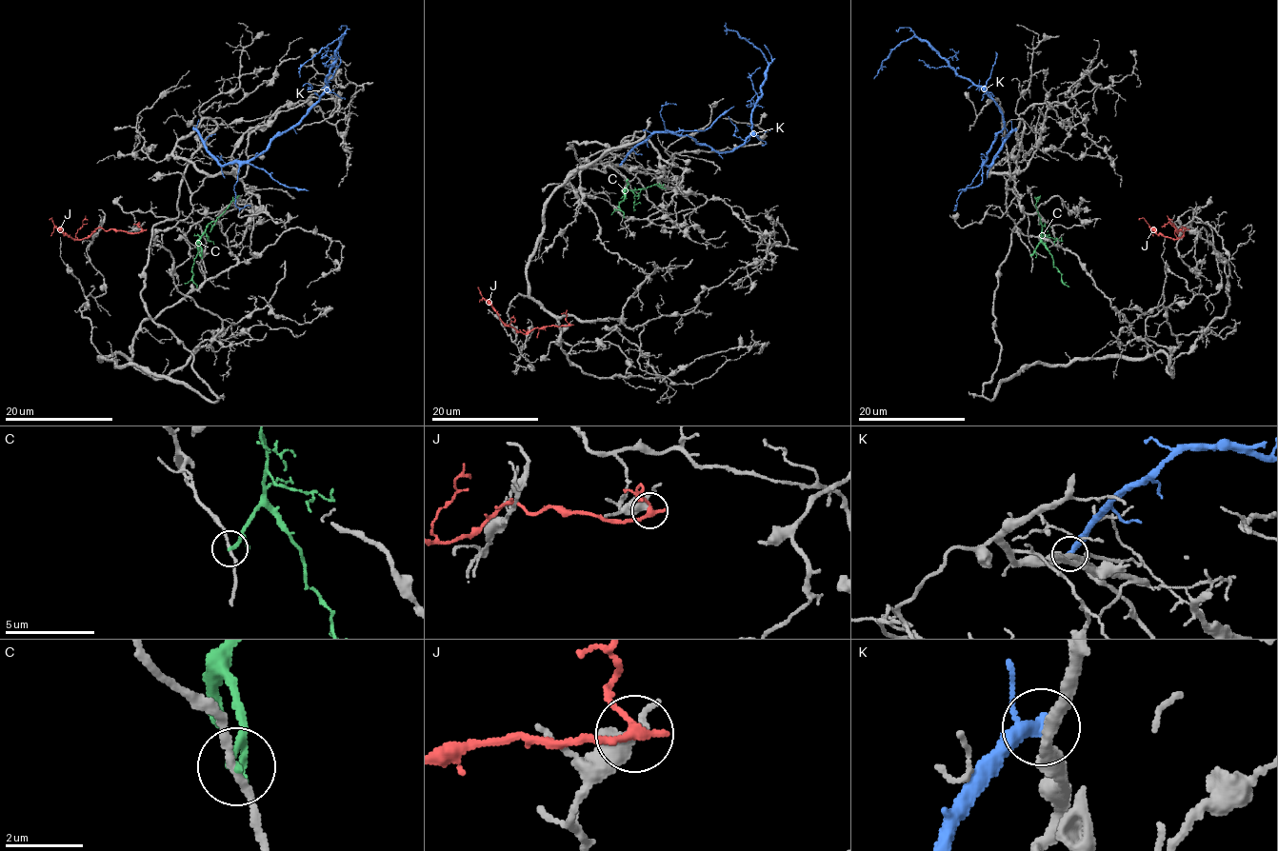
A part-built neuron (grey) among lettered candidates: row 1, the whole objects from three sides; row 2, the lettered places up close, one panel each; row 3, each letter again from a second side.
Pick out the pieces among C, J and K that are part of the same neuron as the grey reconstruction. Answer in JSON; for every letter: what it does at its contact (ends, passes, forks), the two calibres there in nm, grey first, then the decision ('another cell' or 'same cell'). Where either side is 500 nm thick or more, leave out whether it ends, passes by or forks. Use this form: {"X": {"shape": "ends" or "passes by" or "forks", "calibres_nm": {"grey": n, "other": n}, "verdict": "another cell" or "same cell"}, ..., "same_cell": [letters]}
{"C": {"shape": "passes by", "calibres_nm": {"grey": 180, "other": 140}, "verdict": "another cell"}, "J": {"shape": "passes by", "calibres_nm": {"grey": 360, "other": 240}, "verdict": "another cell"}, "K": {"shape": "passes by", "calibres_nm": {"grey": 360, "other": 280}, "verdict": "another cell"}, "same_cell": []}

